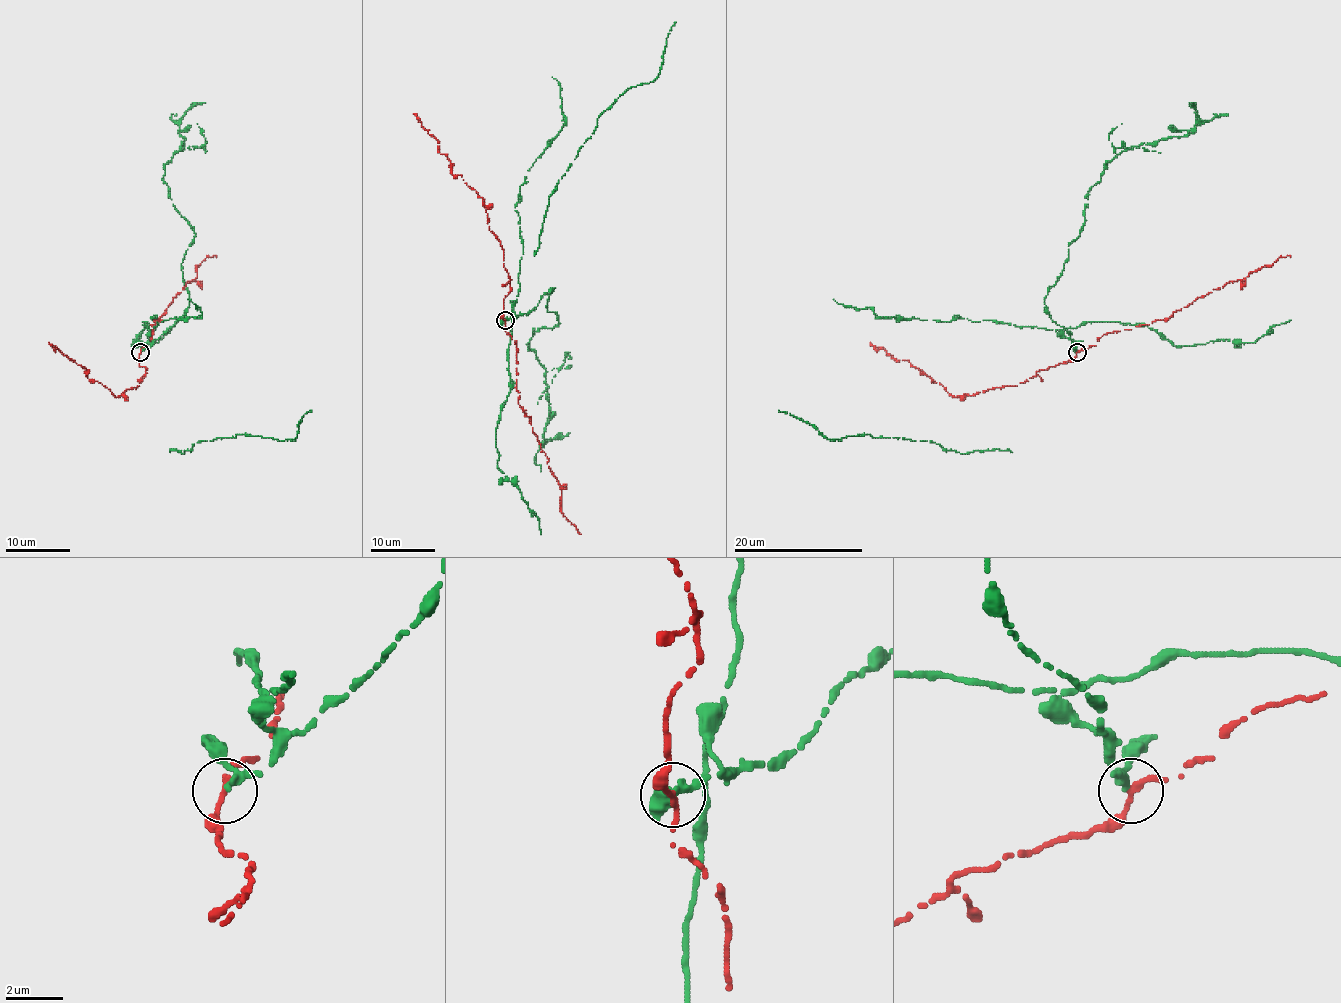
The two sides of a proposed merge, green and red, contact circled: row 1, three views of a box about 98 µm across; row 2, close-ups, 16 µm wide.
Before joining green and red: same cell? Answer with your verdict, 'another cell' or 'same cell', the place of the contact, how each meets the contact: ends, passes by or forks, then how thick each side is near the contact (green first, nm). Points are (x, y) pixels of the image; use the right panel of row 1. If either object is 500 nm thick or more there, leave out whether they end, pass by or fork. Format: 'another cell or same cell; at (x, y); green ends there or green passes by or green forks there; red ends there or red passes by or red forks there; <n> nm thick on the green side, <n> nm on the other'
another cell; at (1077, 352); green passes by; red ends there; 200 nm thick on the green side, 280 nm on the other

